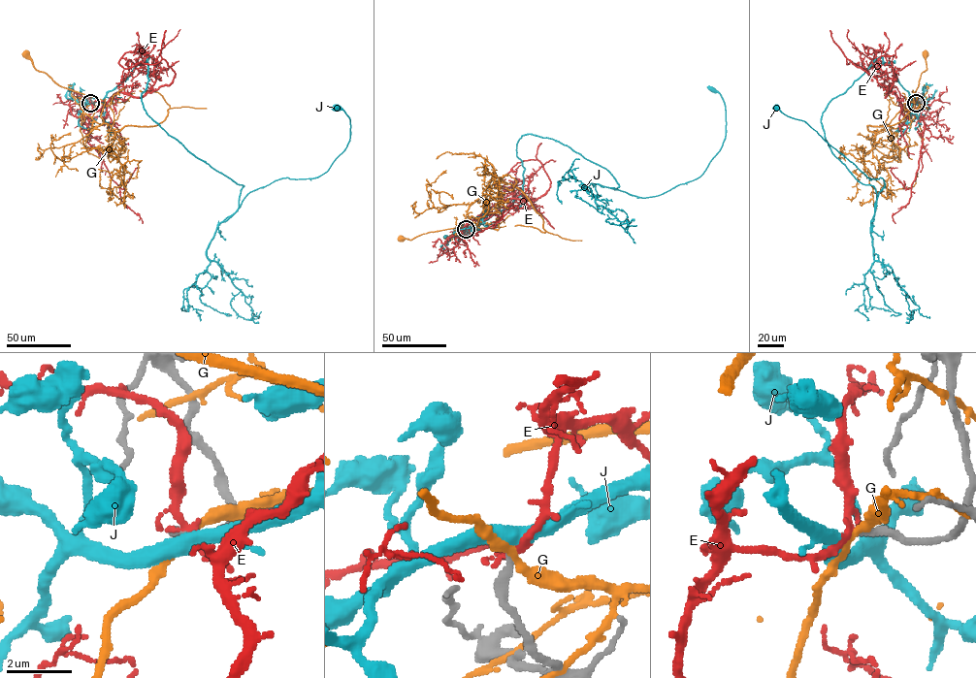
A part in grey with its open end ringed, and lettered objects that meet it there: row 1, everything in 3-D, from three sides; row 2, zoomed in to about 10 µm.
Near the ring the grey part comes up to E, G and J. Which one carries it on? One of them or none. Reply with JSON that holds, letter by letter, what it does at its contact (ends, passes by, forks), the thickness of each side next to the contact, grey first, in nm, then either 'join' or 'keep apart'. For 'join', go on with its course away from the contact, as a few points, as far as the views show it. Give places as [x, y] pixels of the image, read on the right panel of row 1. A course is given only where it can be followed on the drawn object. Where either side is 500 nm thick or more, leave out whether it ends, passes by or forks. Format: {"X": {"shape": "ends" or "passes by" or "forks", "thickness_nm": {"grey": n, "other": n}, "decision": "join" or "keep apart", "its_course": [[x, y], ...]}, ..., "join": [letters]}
{"E": {"shape": "passes by", "thickness_nm": {"grey": 260, "other": 240}, "decision": "keep apart"}, "G": {"shape": "passes by", "thickness_nm": {"grey": 280, "other": 240}, "decision": "keep apart"}, "J": {"shape": "passes by", "thickness_nm": {"grey": 200, "other": 440}, "decision": "join", "its_course": [[916, 103], [880, 56], [822, 114], [831, 152], [875, 189], [875, 209], [883, 178], [868, 177], [777, 108]]}, "join": ["J"]}

